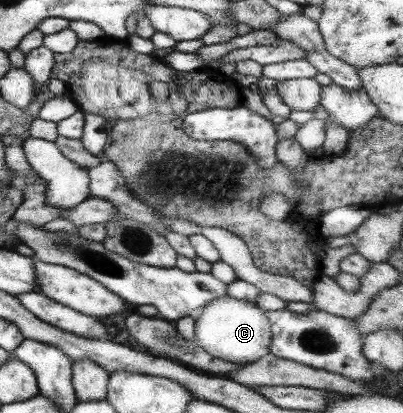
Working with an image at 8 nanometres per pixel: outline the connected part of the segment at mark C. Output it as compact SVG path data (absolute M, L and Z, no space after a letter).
M224 295L208 302L195 316L196 344L210 355L242 365L270 354L270 320L265 311L257 305Z

